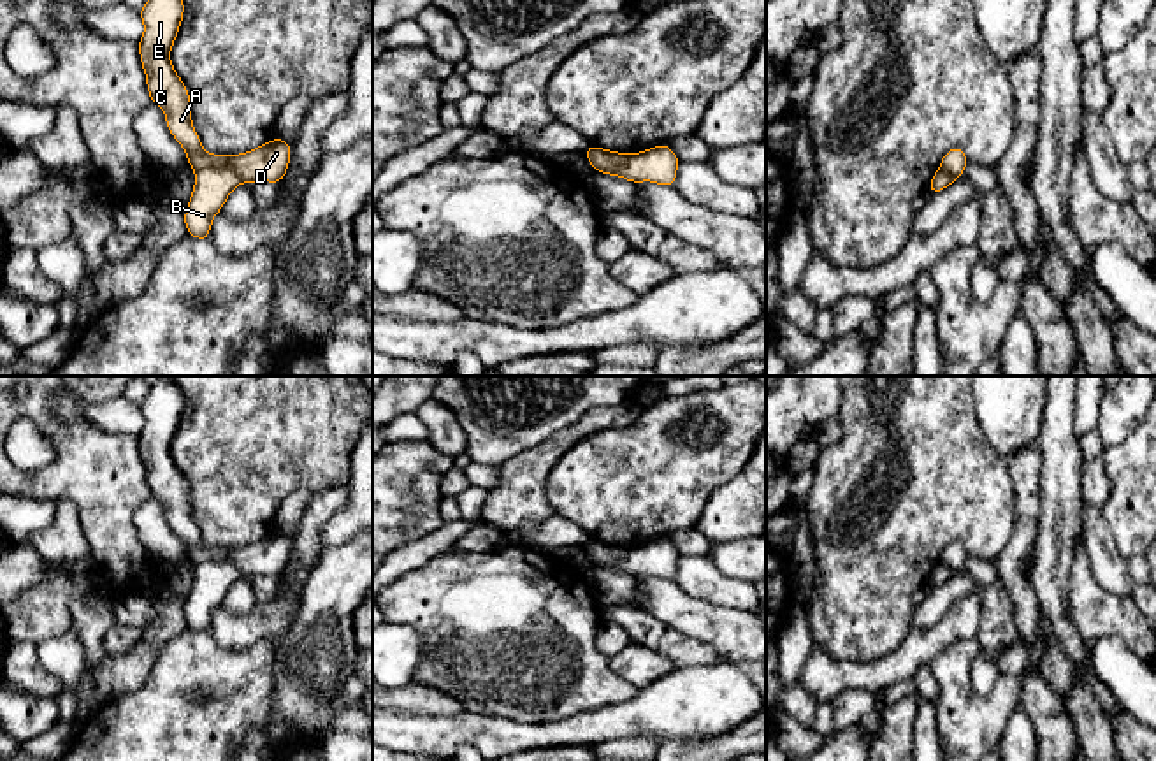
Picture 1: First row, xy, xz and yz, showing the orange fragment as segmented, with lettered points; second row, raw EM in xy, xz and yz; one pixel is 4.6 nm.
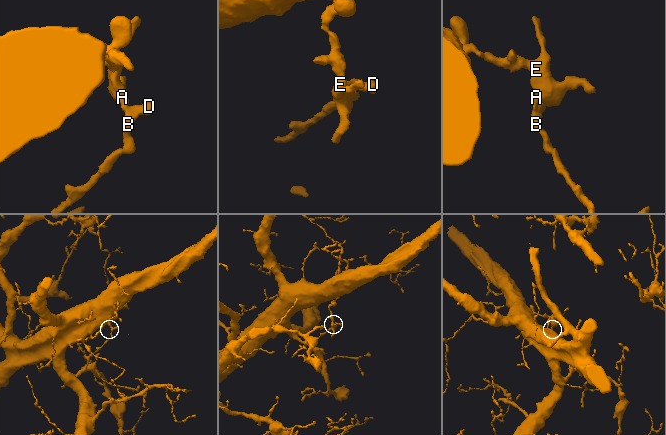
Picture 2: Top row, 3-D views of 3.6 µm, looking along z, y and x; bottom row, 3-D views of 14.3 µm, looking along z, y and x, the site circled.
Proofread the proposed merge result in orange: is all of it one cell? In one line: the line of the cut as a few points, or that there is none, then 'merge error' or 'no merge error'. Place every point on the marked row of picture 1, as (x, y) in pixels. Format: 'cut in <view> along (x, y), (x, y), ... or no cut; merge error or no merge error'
cut in xy along (195, 169), (229, 167), (243, 181); merge error

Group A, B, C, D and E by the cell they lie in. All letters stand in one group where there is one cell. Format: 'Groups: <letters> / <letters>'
Groups: A C D E / B

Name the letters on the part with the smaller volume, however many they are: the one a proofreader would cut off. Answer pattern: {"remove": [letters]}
{"remove": ["A", "C", "D", "E"]}

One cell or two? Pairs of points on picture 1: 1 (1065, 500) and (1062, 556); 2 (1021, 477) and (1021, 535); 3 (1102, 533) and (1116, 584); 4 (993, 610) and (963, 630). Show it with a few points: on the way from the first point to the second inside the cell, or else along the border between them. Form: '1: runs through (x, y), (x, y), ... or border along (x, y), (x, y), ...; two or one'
1: runs through (1062, 514), (1062, 542); one
2: runs through (1026, 491), (1026, 521); one
3: runs through (1100, 545), (1111, 572); one
4: border along (981, 591), (981, 628), (974, 640); two

